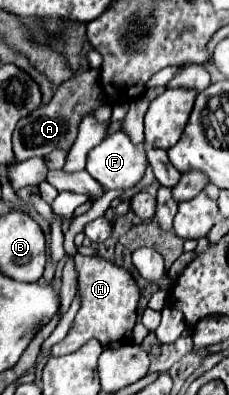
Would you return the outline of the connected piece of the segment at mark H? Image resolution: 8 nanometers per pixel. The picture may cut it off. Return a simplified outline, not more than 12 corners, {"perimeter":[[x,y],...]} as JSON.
{"perimeter":[[74,256],[80,310],[52,356],[132,342],[140,290],[100,256]]}

